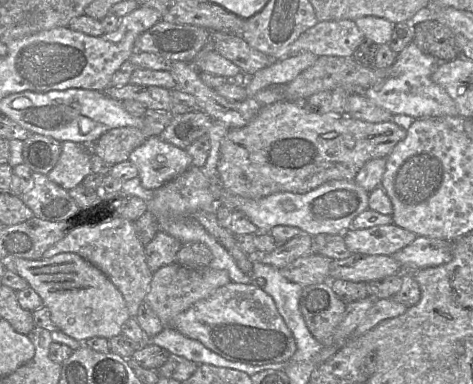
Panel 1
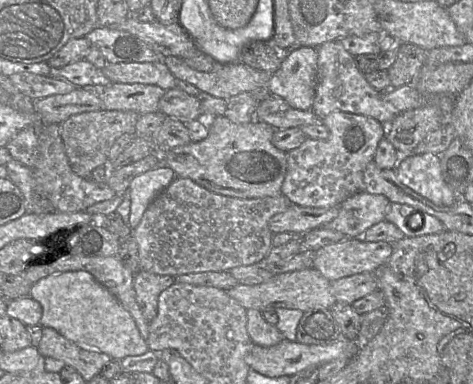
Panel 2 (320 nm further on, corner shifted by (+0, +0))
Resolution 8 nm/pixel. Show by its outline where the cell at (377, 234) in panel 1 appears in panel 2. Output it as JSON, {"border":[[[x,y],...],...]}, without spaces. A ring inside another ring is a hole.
{"border":[[[346,238],[314,253],[312,268],[331,282],[363,272],[376,272],[390,258],[393,244]]]}

